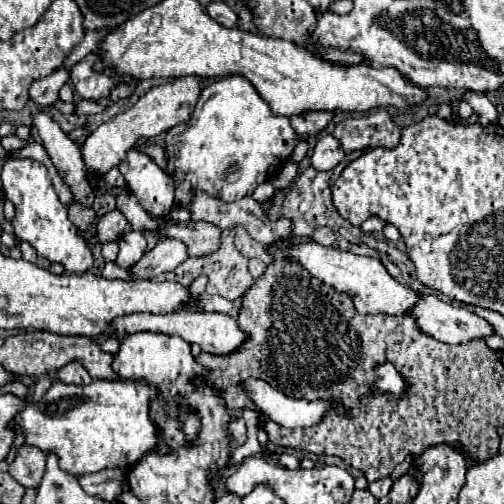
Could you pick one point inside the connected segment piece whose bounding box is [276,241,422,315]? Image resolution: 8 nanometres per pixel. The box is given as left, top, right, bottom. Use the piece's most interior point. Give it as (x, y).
(372, 289)

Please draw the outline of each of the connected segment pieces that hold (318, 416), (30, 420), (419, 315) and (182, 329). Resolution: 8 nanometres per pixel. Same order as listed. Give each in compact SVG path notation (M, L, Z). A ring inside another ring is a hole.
M244 379L240 383L242 391L250 397L250 401L256 405L256 415L258 415L258 423L264 425L268 421L274 421L282 427L314 427L322 421L322 417L328 413L328 411L338 411L340 415L346 415L348 409L342 405L342 401L328 401L328 399L314 399L314 401L306 401L306 399L296 399L296 397L290 397L290 395L284 395L282 391L274 389L270 383L266 383L264 379Z
M94 379L92 383L84 385L68 385L62 381L52 383L48 393L40 403L28 403L24 411L20 411L14 417L14 423L20 425L20 431L26 433L26 443L40 447L44 453L58 453L60 467L64 471L70 471L74 475L86 475L94 471L102 471L108 467L120 467L120 465L134 465L144 455L156 451L156 453L168 453L170 447L166 441L158 435L160 429L150 419L150 403L160 395L160 391L154 385L138 383L138 381L102 381Z
M424 295L412 315L418 327L442 343L468 343L494 335L494 327L466 307L446 303L436 295Z
M200 309L174 311L166 315L142 313L142 315L126 315L126 319L114 319L114 335L118 335L120 339L124 337L124 333L138 333L138 331L158 331L166 335L178 335L188 343L200 345L202 351L212 353L212 355L230 355L238 351L238 347L246 341L246 333L240 329L234 317L224 315L224 313L206 313Z

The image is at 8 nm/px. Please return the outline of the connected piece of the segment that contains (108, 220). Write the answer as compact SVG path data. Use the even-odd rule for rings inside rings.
M110 211L106 213L100 223L98 223L98 241L100 243L110 243L110 241L118 241L128 229L128 221L124 217L122 211Z

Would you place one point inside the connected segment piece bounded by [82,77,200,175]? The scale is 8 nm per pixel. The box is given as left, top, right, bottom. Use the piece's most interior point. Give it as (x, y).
(162, 107)

